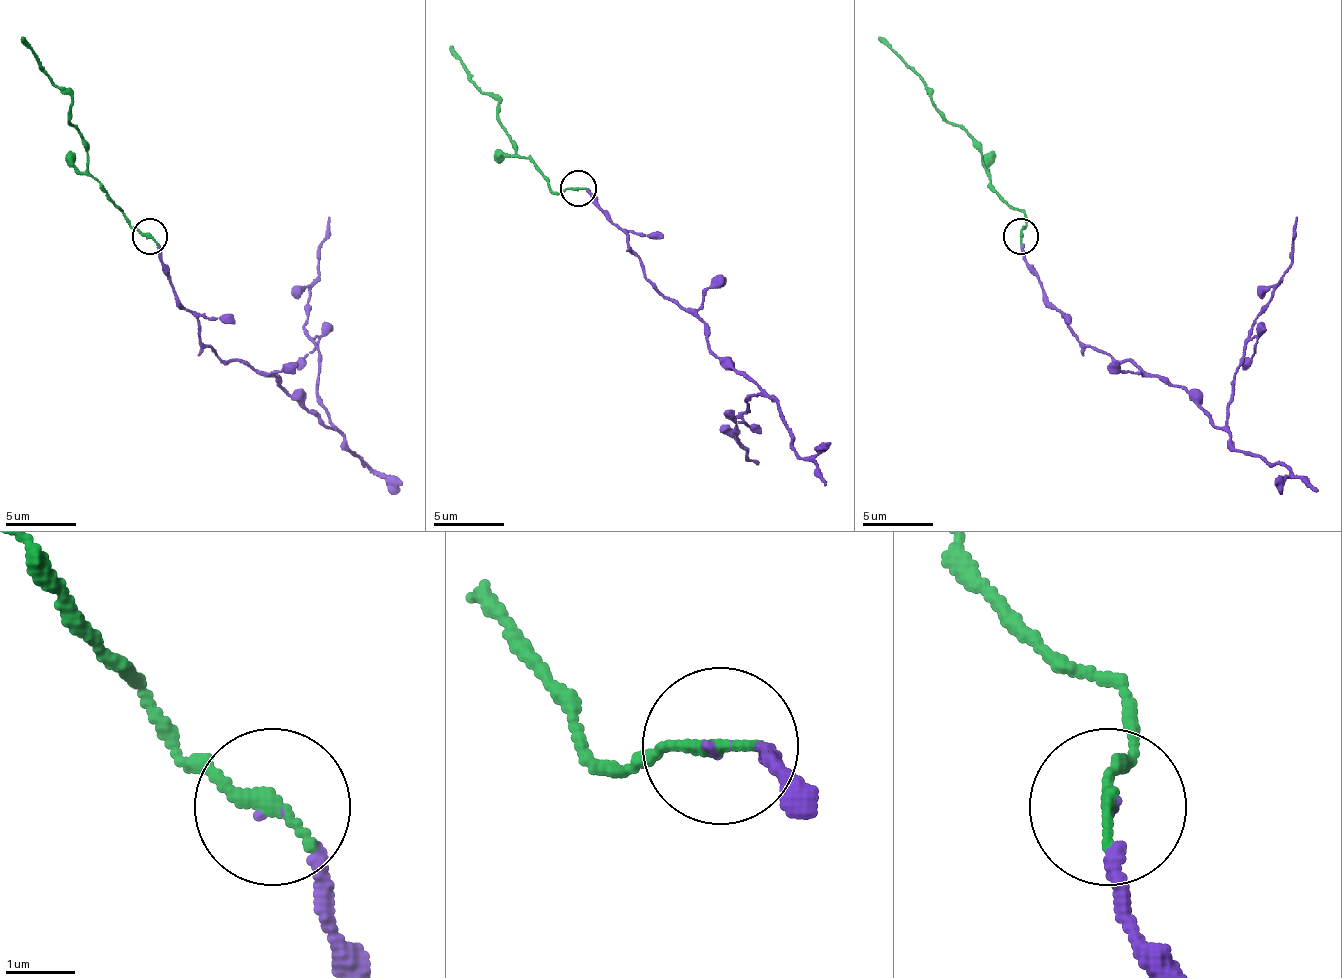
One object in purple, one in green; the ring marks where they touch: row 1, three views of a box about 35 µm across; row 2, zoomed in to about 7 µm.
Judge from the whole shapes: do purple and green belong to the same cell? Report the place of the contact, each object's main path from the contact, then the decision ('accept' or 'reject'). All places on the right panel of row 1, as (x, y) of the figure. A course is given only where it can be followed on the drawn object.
(1021, 236) | purple via (1022, 235), (1029, 271), (1075, 335), (1178, 385), (1217, 427), (1228, 417), (1253, 321), (1292, 260), (1295, 218) | green via (1022, 235), (1025, 214), (993, 189), (982, 168), (982, 150), (947, 118), (922, 79), (879, 36) | accept

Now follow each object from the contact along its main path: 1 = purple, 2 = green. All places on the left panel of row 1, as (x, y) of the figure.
1: (150, 235), (196, 335), (221, 360), (275, 378), (328, 427), (317, 346), (307, 331), (328, 218)
2: (150, 235), (100, 189), (86, 168), (86, 150), (68, 118), (72, 97), (51, 79), (22, 36)

